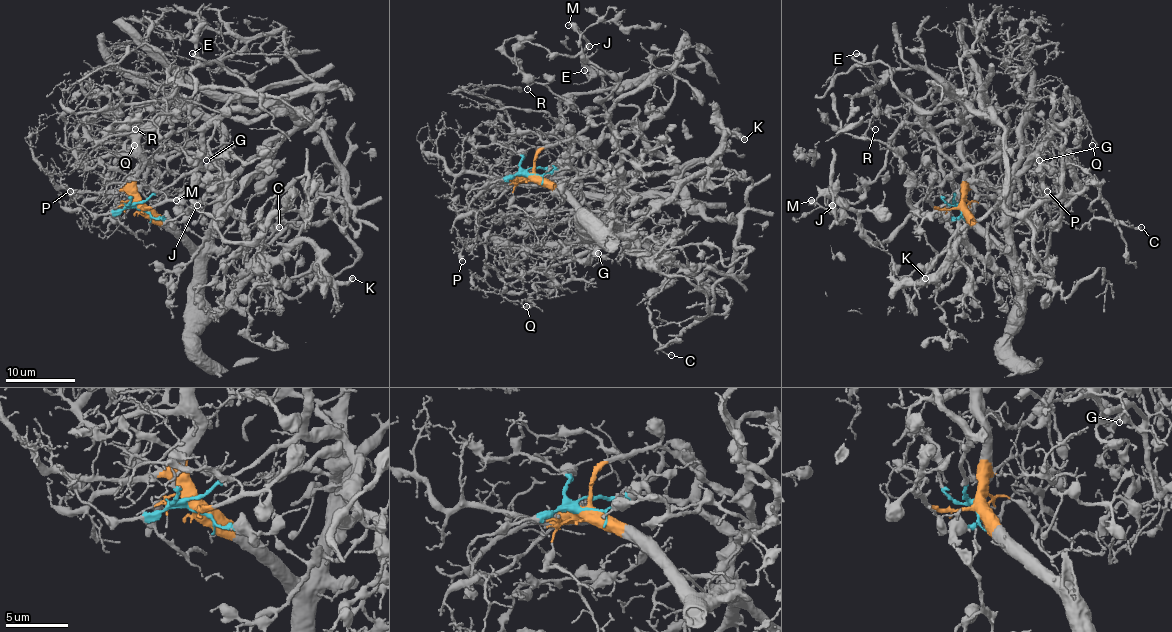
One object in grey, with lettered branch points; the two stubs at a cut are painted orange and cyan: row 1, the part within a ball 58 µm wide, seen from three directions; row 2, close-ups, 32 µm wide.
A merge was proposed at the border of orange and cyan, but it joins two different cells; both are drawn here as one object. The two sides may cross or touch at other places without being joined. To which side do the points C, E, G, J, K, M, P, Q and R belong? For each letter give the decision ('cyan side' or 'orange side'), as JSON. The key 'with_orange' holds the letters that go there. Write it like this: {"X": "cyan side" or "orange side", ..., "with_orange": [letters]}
{"C": "orange side", "E": "cyan side", "G": "cyan side", "J": "cyan side", "K": "orange side", "M": "cyan side", "P": "orange side", "Q": "orange side", "R": "cyan side", "with_orange": ["C", "K", "P", "Q"]}

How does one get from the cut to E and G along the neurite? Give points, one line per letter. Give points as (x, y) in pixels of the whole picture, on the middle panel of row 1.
E: (531, 174), (531, 167), (587, 169), (595, 148), (628, 129), (639, 112), (621, 106), (594, 68), (583, 70)
G: (531, 174), (531, 167), (571, 166), (594, 172), (611, 190), (588, 237), (594, 254), (599, 253)

